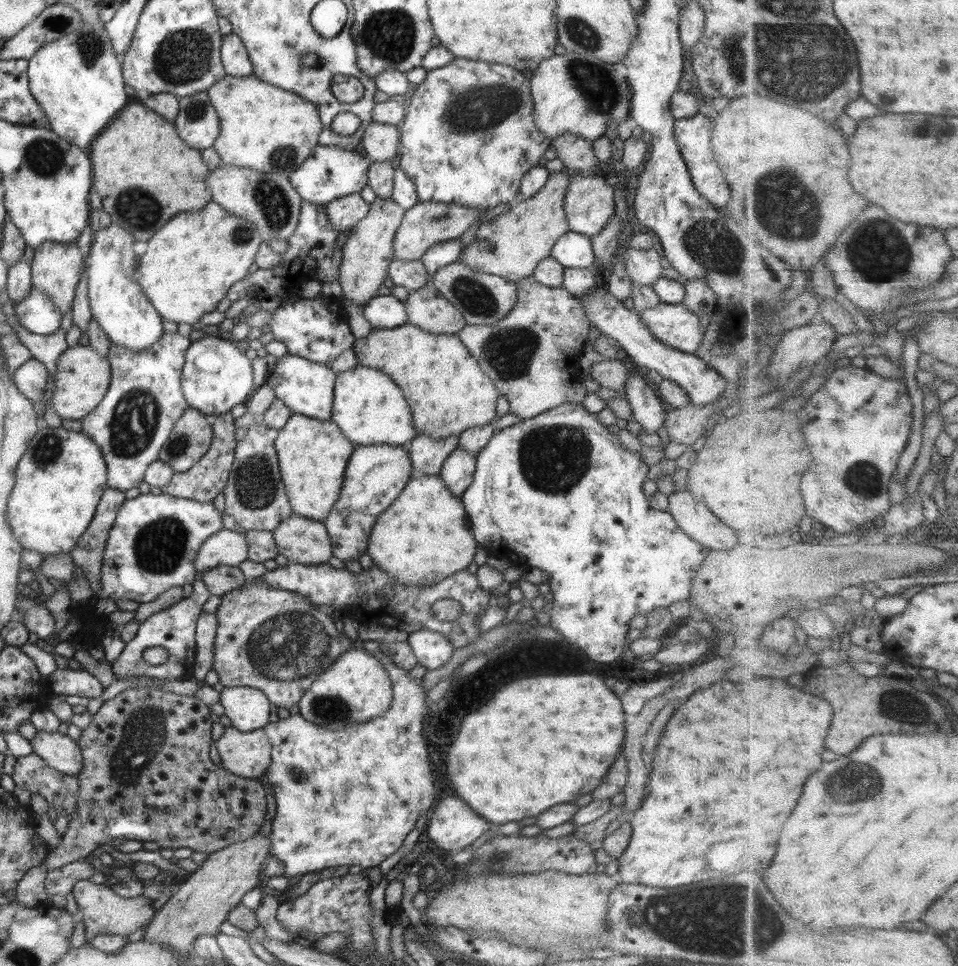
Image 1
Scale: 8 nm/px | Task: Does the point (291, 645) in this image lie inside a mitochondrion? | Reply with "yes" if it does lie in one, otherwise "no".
yes

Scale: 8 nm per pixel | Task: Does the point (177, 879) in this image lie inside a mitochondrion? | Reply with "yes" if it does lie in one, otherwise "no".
no

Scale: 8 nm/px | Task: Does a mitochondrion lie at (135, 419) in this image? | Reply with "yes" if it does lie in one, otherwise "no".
yes

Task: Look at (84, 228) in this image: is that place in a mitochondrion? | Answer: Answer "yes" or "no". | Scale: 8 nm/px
no

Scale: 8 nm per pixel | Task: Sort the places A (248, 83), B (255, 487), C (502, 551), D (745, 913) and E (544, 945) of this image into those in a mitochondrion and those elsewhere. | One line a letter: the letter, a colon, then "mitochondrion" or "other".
A: other
B: mitochondrion
C: other
D: mitochondrion
E: other

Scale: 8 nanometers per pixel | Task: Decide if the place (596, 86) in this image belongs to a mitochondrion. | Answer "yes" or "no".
yes

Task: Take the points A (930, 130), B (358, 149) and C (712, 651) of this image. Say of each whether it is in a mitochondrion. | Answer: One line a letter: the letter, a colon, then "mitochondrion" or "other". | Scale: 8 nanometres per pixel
A: mitochondrion
B: other
C: other

